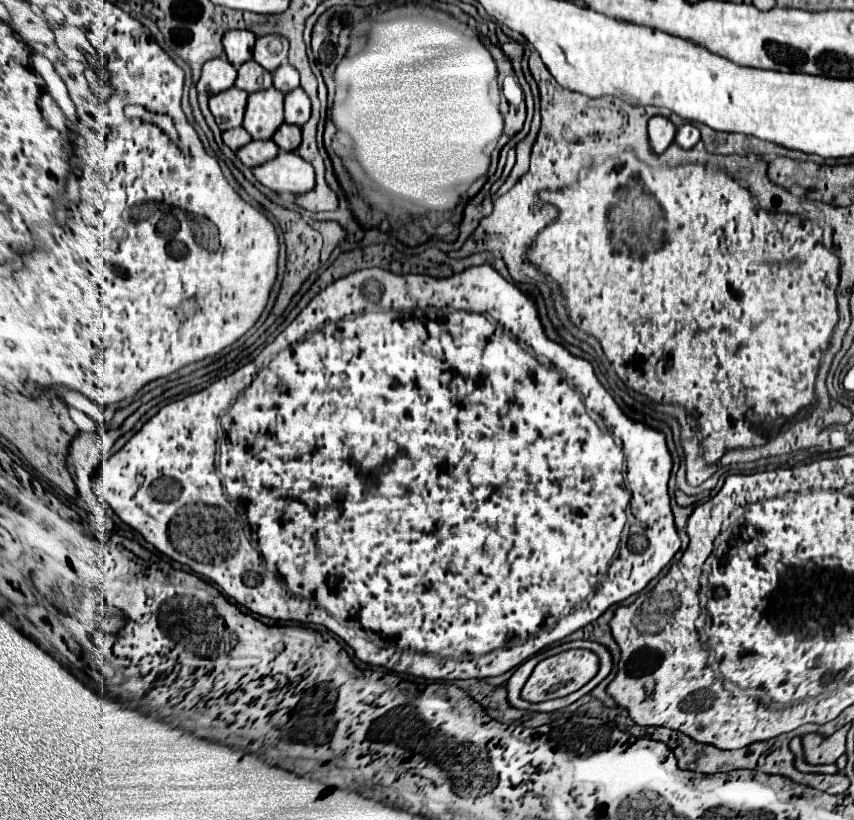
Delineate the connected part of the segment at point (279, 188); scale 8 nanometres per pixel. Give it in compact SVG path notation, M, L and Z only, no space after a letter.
M281 151L275 159L253 169L257 181L275 193L303 195L315 189L315 171L311 163L303 161L297 153Z

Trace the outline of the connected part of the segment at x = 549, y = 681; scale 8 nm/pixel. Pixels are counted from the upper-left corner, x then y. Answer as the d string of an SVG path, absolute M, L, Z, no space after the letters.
M571 649L571 651L563 651L559 655L547 657L543 659L531 673L531 677L527 679L521 697L531 701L531 703L539 703L539 701L547 701L547 699L557 699L557 697L565 697L577 689L581 689L585 683L589 683L599 671L599 657L589 651L589 649Z

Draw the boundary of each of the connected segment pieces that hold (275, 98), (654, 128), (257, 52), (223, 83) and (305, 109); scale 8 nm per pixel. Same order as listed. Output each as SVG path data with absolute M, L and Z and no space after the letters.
M277 89L255 91L249 95L243 127L253 139L271 139L283 125L283 93Z
M651 117L649 119L649 145L651 145L651 153L653 155L661 155L675 137L675 125L667 119L667 117Z
M263 35L257 39L253 49L253 59L265 67L269 73L273 73L279 65L287 61L289 41L283 35Z
M217 57L203 65L197 91L207 93L207 95L217 95L217 93L223 93L225 89L231 89L235 85L235 79L237 79L235 67L229 61Z
M301 87L285 95L285 123L303 127L311 117L311 101Z

